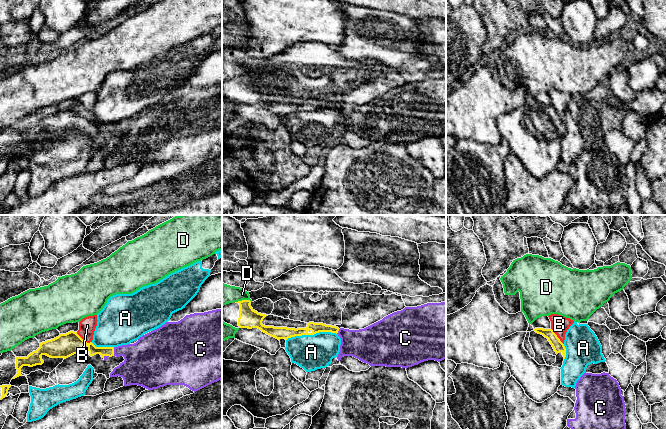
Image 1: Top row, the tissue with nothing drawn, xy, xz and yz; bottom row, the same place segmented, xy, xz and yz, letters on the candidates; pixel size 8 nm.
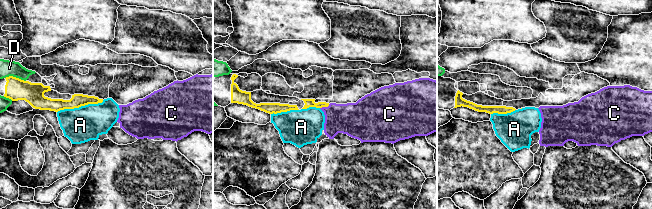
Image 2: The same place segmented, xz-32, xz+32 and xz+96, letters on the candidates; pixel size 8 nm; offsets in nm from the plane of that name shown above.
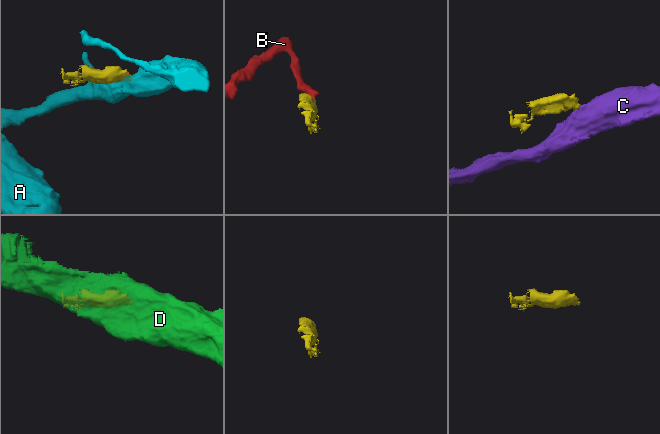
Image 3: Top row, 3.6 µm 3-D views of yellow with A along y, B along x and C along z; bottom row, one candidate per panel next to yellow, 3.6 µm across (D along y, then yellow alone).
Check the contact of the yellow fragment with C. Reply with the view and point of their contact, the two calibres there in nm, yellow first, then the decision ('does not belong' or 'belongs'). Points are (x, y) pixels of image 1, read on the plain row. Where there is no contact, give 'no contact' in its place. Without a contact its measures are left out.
xy (113, 127) | 80/300 nm | does not belong

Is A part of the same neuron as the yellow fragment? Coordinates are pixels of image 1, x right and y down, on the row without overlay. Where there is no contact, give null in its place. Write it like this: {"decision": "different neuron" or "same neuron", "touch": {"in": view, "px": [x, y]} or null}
{"decision": "different neuron", "touch": {"in": "xz", "px": [311, 110]}}

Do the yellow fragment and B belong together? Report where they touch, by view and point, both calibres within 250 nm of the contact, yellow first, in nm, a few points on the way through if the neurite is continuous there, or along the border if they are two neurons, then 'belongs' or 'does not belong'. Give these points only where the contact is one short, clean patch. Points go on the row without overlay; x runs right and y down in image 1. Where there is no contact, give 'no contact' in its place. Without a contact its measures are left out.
contact xy (83, 116); calibres 190 and 140 nm; border xy (76, 108), (85, 117), (91, 118); does not belong

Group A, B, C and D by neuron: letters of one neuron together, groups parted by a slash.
A / B / C / D

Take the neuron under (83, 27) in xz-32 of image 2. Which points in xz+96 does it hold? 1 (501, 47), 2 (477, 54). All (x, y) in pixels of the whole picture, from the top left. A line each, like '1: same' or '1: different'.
1: different
2: different

